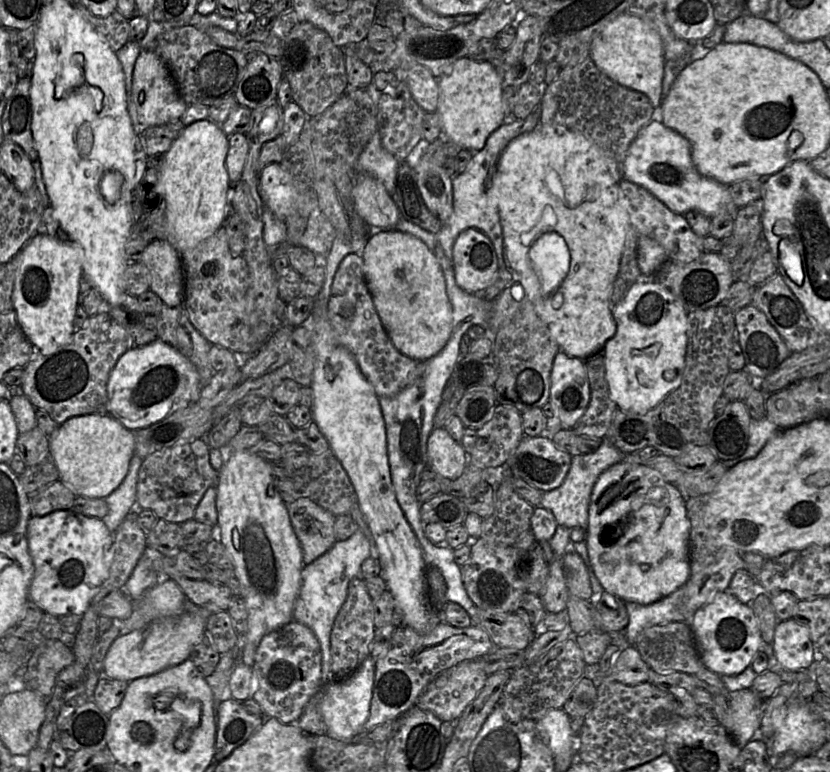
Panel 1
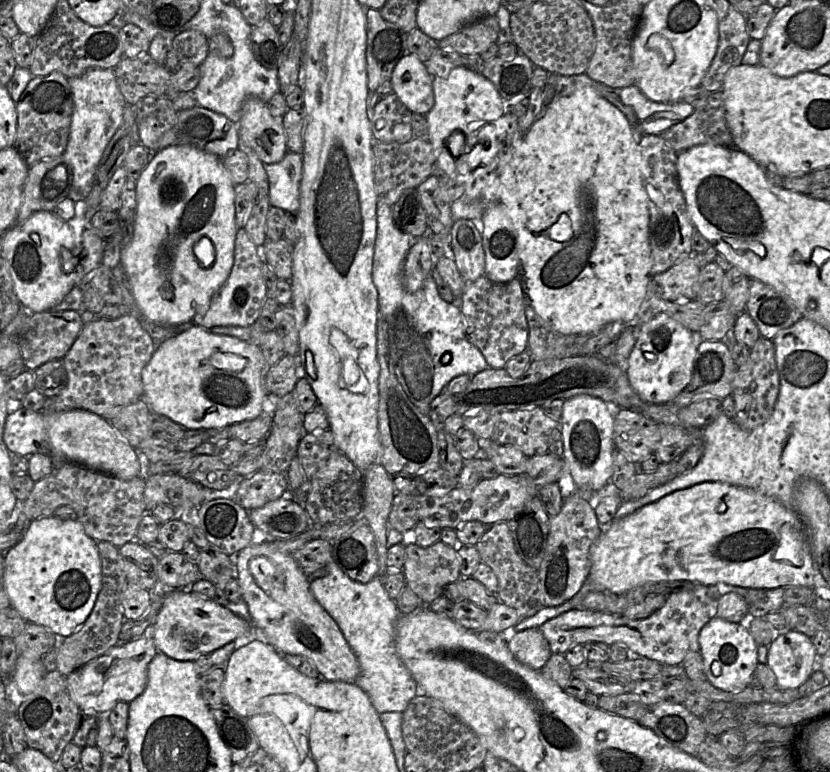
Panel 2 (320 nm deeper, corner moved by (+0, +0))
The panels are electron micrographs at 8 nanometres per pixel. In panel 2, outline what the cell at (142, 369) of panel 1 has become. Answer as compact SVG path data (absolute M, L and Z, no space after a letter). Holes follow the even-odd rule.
M192 324L192 326L190 326L183 333L171 337L156 345L156 349L150 361L142 370L142 383L144 390L143 399L147 401L152 413L164 415L182 425L185 429L207 430L210 428L231 426L233 424L258 417L266 408L266 401L270 401L270 399L267 391L265 390L264 377L270 367L271 366L264 358L260 347L250 341L243 341L233 336L214 334L206 328Z

